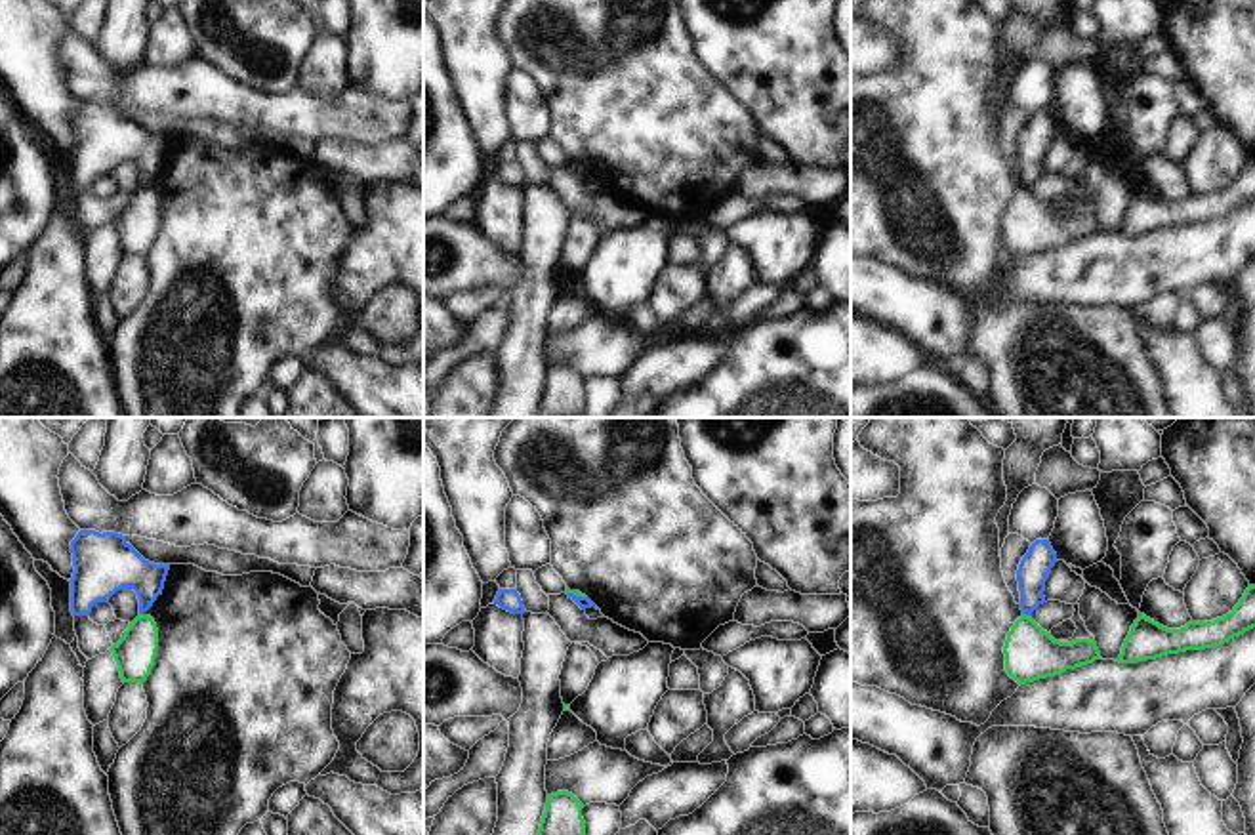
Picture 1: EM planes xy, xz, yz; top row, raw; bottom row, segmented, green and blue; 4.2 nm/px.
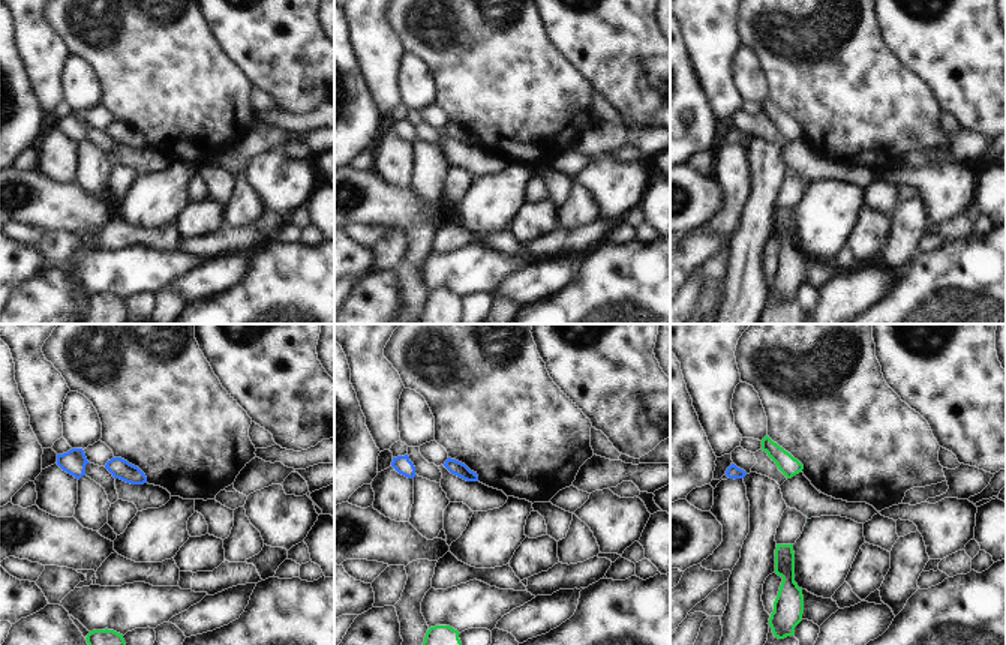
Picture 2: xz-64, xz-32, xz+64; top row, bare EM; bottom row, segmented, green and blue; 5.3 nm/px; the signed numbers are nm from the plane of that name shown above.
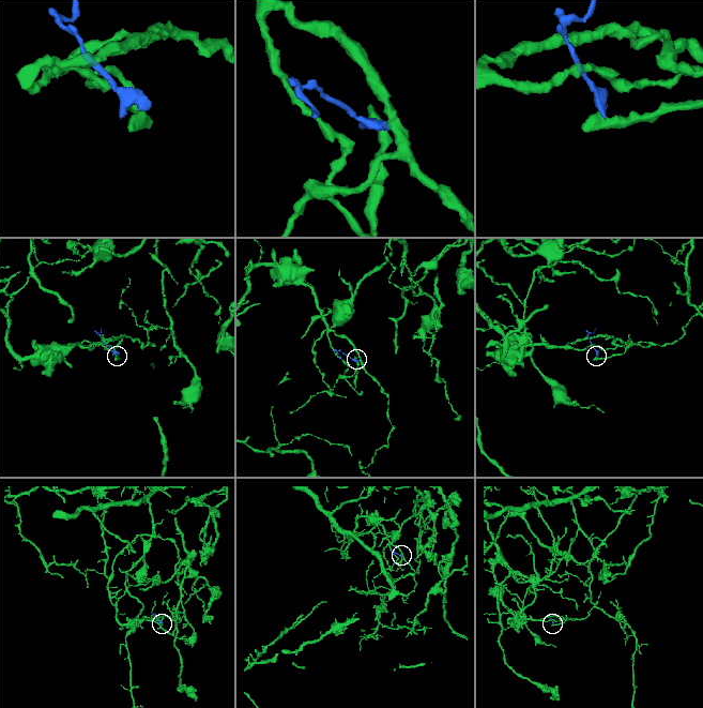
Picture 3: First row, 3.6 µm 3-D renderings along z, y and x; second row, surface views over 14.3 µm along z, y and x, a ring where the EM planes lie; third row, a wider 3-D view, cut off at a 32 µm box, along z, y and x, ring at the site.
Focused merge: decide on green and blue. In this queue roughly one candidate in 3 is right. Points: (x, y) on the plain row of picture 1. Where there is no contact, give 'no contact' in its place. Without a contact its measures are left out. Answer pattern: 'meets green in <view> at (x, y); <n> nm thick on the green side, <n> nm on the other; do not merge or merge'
meets green in yz at (1025, 187); 220 nm thick on the green side, 140 nm on the other; do not merge

